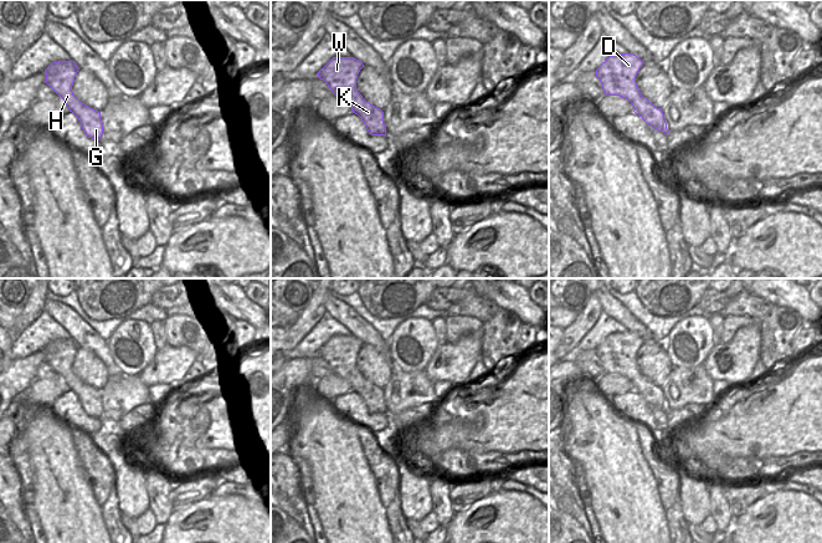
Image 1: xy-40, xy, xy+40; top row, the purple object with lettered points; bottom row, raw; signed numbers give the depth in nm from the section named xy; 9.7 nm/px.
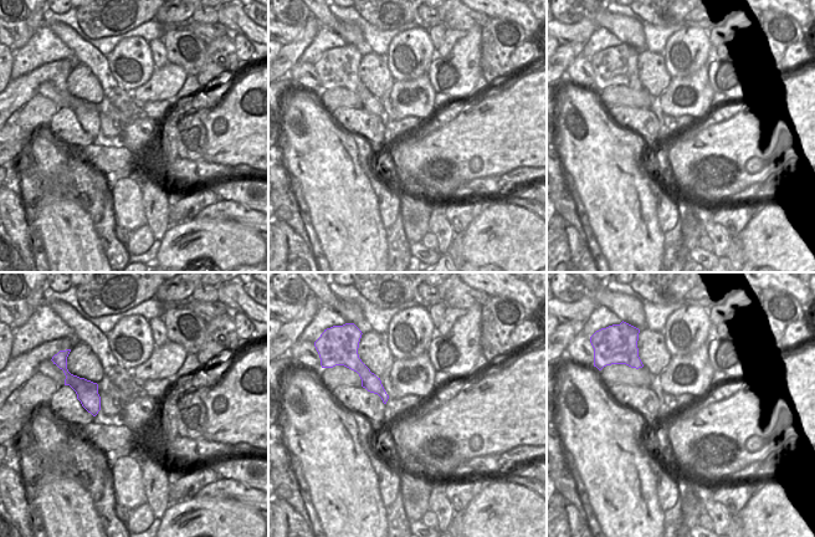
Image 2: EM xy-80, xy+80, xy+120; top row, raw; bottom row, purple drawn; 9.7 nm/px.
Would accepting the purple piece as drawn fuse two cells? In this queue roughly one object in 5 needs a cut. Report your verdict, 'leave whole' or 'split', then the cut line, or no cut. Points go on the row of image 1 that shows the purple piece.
leave whole; cut none

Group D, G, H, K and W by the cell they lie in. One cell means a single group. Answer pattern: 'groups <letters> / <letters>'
groups D G H K W

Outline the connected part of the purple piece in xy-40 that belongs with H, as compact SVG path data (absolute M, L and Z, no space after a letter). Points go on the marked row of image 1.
M73 61L53 62L46 70L46 83L65 101L70 112L79 121L81 127L88 138L99 140L103 134L101 112L79 102L72 92L78 67Z

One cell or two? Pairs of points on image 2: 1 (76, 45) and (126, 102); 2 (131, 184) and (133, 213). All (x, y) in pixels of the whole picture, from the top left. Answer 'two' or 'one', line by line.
1: one
2: one

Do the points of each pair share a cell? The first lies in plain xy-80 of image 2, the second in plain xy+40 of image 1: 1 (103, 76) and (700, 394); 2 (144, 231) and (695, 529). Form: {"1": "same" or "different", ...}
{"1": "different", "2": "different"}

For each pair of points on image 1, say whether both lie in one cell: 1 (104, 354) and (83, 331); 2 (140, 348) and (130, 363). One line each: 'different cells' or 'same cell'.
1: same cell
2: same cell

